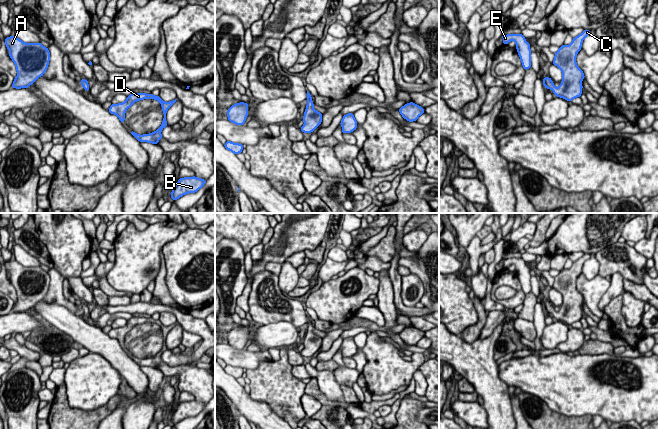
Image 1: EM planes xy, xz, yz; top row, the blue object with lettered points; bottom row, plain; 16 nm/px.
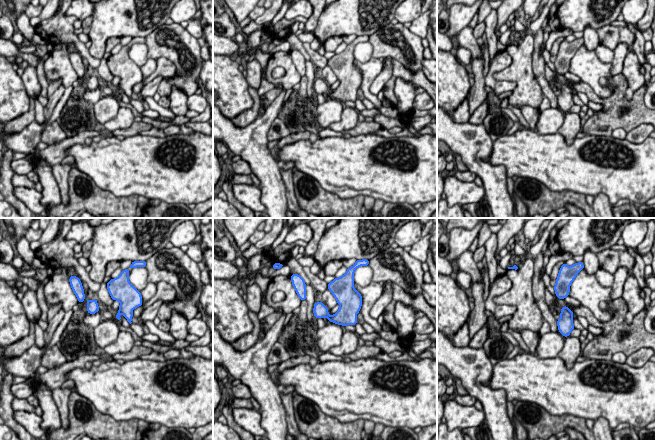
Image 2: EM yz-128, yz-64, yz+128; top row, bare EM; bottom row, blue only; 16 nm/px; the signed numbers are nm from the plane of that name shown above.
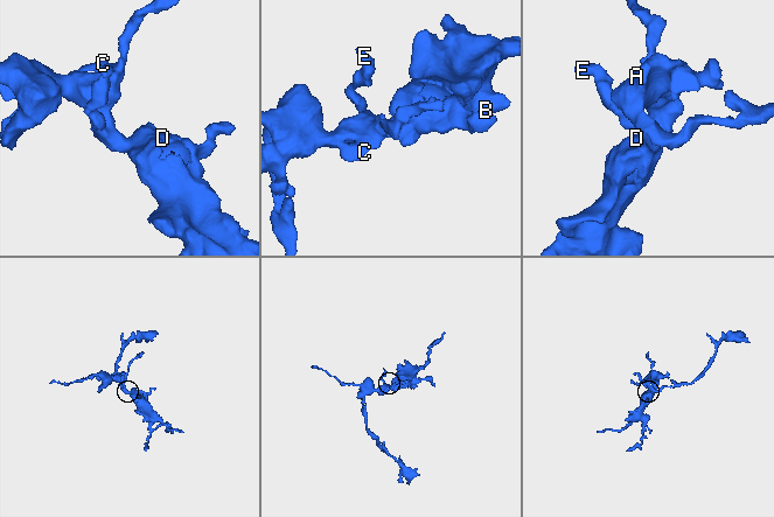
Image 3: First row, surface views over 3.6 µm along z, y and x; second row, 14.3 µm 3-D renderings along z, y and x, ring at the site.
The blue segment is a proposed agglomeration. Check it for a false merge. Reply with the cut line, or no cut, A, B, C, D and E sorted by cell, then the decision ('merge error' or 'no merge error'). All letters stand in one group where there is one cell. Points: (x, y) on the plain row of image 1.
cut none; groups A B C D E; no merge error

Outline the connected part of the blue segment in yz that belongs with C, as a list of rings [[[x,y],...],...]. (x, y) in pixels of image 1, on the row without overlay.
[[[584,254],[580,259],[573,262],[570,269],[562,269],[555,277],[553,288],[562,295],[562,306],[558,312],[554,310],[549,301],[544,301],[543,309],[551,313],[557,321],[567,325],[572,325],[582,318],[582,304],[585,302],[583,295],[577,290],[576,280],[581,274],[582,266],[585,261],[591,257],[590,254]]]

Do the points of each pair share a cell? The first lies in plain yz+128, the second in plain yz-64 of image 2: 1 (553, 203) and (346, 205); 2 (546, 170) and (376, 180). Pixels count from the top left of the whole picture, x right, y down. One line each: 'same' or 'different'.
1: same
2: same

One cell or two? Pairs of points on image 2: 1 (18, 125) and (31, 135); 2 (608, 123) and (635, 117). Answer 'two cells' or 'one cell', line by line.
1: two cells
2: one cell

